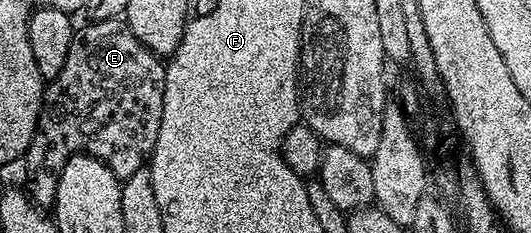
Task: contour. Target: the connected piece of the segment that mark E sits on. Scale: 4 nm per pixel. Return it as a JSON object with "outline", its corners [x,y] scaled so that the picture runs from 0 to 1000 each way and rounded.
{"outline":[[[232,77],[185,82],[160,94],[160,103],[160,116],[145,112],[137,129],[136,172],[132,176],[132,227],[124,227],[124,279],[117,296],[117,313],[109,313],[109,330],[96,343],[81,378],[75,429],[75,494],[68,506],[68,562],[60,575],[53,644],[43,661],[49,682],[49,708],[55,712],[53,781],[49,790],[53,845],[77,897],[96,893],[104,876],[105,815],[109,811],[109,777],[113,773],[117,725],[124,708],[124,691],[145,657],[164,657],[202,700],[203,717],[218,747],[220,768],[228,777],[243,768],[252,742],[273,730],[275,704],[286,678],[290,622],[298,605],[298,554],[305,536],[311,275],[305,266],[303,240],[290,232],[275,193],[267,193],[260,176],[260,159],[252,159],[252,142],[243,124],[239,94]]]}

